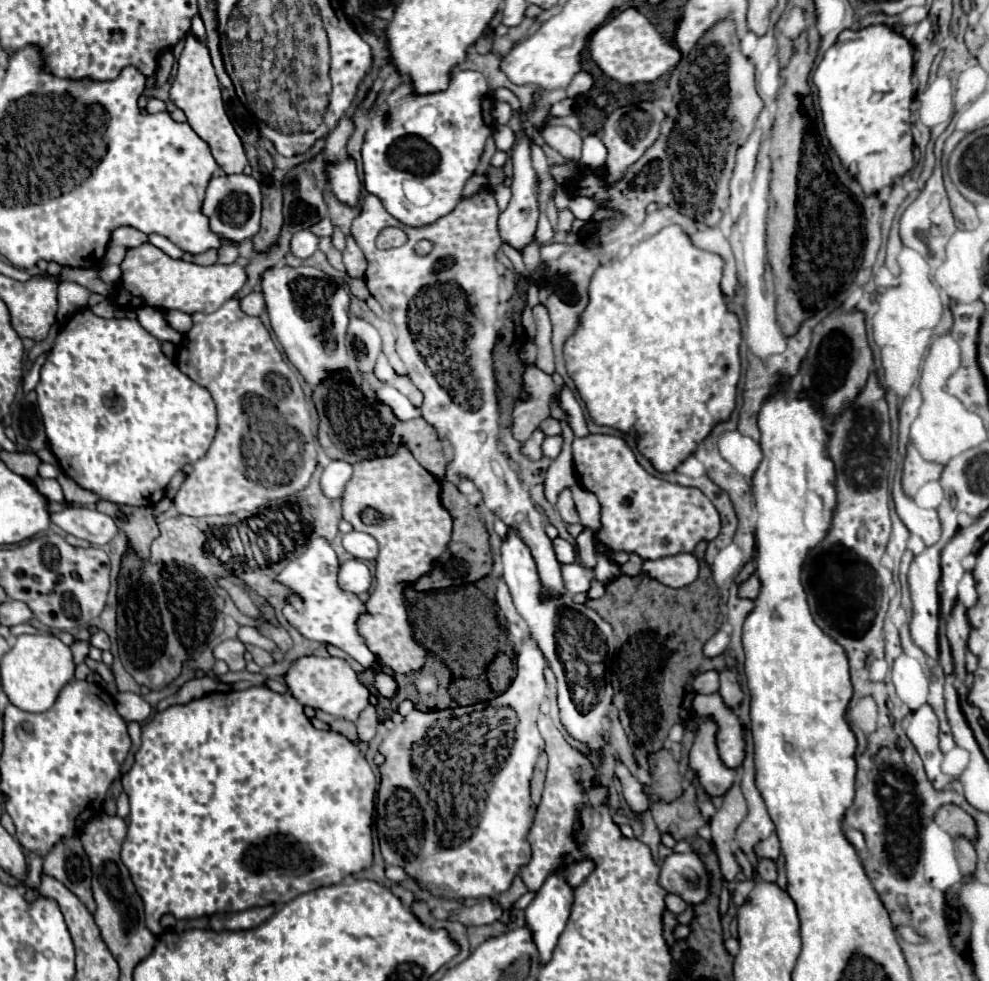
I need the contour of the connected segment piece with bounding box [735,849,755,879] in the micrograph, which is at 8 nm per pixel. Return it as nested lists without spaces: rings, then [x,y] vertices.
[[[737,849],[735,853],[737,853],[735,857],[741,867],[742,872],[745,873],[745,877],[749,877],[749,879],[751,879],[751,877],[753,877],[753,871],[755,871],[755,869],[753,869],[751,859],[749,859],[749,857],[743,853],[743,851],[739,851],[739,849]]]

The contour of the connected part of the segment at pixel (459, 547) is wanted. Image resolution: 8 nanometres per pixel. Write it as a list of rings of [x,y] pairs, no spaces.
[[[443,481],[441,483],[441,503],[453,517],[453,537],[447,545],[445,553],[437,559],[435,567],[429,575],[423,575],[417,583],[417,591],[431,591],[431,589],[447,589],[447,587],[461,587],[475,583],[483,577],[487,577],[493,571],[493,559],[491,559],[491,545],[489,545],[489,533],[485,529],[485,523],[481,521],[477,507],[467,501],[467,497],[453,485]]]

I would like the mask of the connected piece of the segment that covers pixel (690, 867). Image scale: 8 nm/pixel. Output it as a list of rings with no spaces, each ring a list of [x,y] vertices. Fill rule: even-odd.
[[[687,851],[681,855],[671,853],[663,861],[659,885],[667,889],[667,893],[675,893],[683,897],[687,903],[697,905],[707,897],[709,873],[705,871],[695,851]],[[701,879],[703,879],[703,889],[701,889]]]

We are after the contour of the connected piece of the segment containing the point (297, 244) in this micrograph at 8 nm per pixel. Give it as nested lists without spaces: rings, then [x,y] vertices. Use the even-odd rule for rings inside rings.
[[[297,231],[291,239],[291,253],[299,259],[307,259],[317,251],[319,237],[313,235],[311,231]]]

